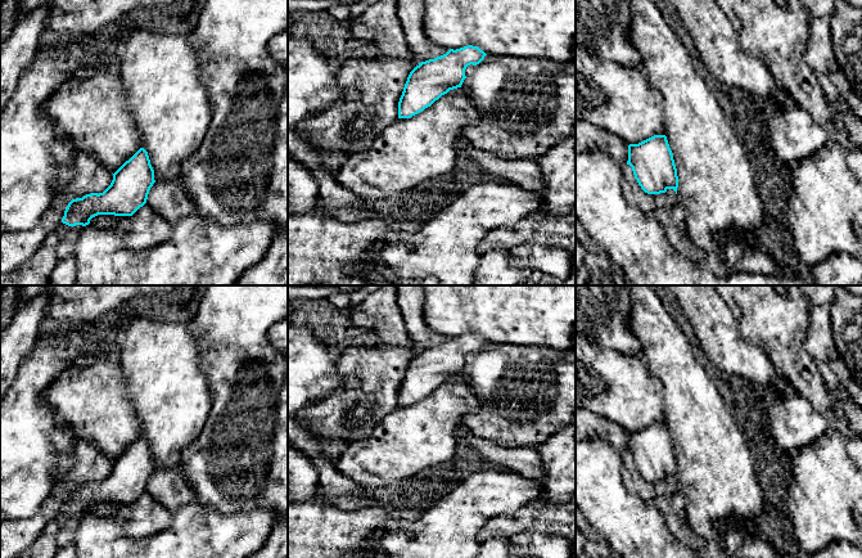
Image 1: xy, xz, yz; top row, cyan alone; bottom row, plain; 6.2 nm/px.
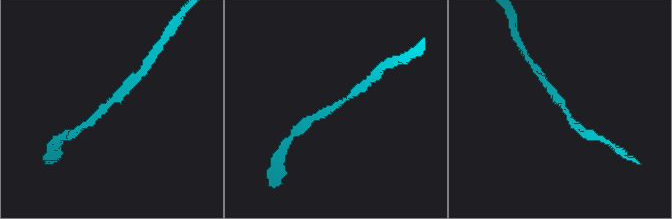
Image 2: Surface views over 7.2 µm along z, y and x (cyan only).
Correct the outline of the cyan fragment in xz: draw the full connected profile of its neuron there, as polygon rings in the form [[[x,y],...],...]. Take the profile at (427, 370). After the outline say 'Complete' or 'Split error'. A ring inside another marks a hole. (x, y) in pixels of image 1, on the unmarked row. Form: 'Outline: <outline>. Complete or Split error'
Outline: [[[468,333],[460,337],[450,337],[446,342],[419,351],[409,363],[398,390],[398,408],[388,413],[375,424],[369,437],[348,444],[337,462],[337,469],[369,492],[391,486],[401,480],[407,480],[425,468],[451,460],[455,455],[461,431],[461,419],[480,409],[480,401],[462,382],[450,382],[450,378],[461,375],[468,354],[479,352],[487,342],[478,334]]]. Split error

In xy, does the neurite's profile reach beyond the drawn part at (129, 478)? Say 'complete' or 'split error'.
split error

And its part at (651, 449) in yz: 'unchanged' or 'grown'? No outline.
grown

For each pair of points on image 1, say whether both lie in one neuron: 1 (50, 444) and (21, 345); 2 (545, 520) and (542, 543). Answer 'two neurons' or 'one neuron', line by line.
1: one neuron
2: two neurons

